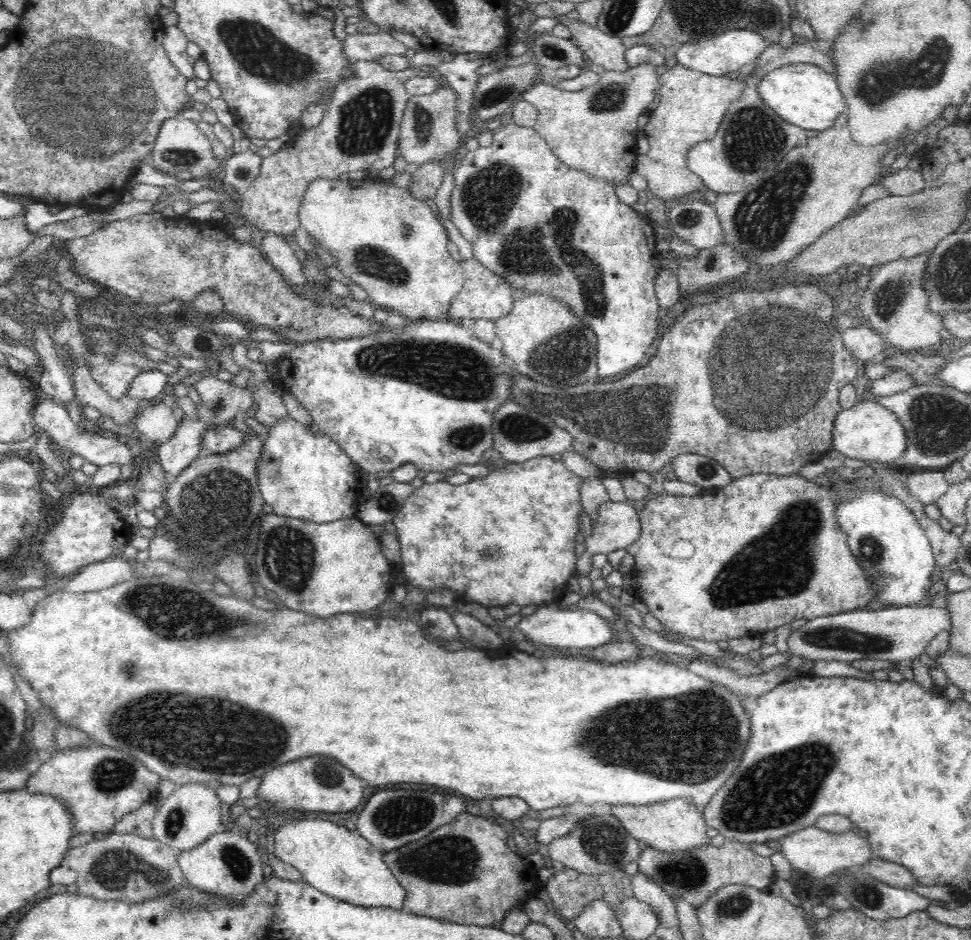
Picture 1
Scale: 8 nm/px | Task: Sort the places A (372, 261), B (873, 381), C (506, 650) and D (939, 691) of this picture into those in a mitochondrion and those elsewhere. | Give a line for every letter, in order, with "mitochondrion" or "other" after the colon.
A: mitochondrion
B: other
C: other
D: other

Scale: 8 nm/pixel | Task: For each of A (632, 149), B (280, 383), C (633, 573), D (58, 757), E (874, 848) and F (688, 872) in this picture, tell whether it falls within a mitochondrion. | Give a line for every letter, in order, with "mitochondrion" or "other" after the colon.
A: other
B: other
C: other
D: other
E: other
F: mitochondrion

